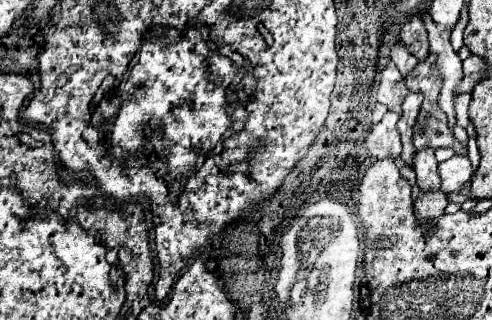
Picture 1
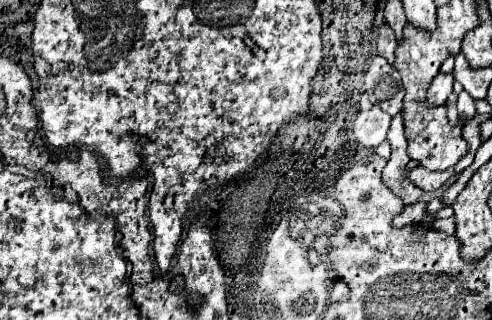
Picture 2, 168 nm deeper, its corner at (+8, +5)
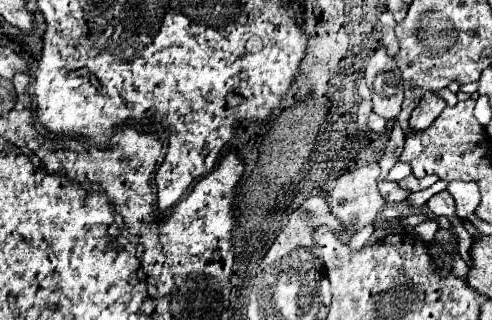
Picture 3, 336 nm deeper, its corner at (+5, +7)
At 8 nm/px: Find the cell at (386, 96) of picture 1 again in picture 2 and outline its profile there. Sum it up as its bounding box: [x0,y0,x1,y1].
[366,56,404,116]

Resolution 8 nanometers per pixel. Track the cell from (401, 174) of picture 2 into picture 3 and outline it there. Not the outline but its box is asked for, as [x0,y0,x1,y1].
[379,180,411,202]

